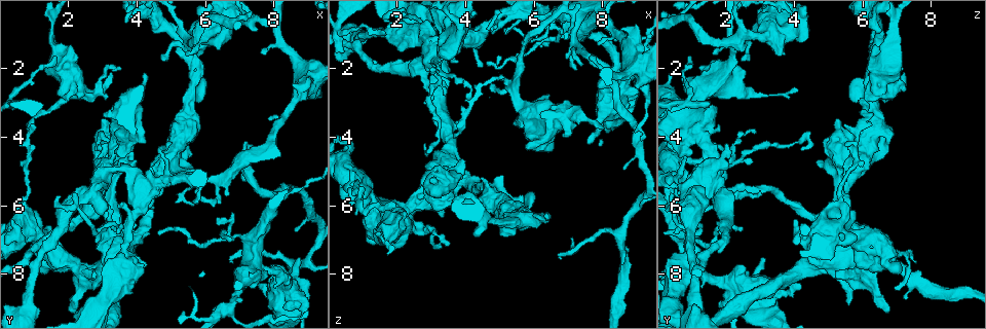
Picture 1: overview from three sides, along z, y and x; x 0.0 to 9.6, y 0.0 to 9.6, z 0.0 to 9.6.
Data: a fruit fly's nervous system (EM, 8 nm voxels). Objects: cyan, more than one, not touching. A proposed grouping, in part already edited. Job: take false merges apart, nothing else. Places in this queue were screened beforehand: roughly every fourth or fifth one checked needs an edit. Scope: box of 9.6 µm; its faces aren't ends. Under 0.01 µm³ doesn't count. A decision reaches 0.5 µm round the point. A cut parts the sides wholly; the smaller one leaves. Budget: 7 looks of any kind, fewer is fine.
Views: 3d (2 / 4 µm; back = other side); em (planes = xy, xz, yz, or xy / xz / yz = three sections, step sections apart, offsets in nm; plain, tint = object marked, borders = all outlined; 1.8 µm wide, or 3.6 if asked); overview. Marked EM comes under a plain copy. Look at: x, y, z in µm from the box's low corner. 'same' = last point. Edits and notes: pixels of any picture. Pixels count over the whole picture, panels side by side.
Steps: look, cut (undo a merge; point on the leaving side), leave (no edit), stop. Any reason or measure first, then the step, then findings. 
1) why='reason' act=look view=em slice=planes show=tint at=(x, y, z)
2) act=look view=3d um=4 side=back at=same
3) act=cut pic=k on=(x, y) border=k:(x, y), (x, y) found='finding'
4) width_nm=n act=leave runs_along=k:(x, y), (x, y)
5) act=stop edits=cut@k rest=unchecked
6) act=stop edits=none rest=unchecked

why='thick turns thin' act=look view=em slice=xy step=4 show=tint at=(0.75, 5.65, 5.30)

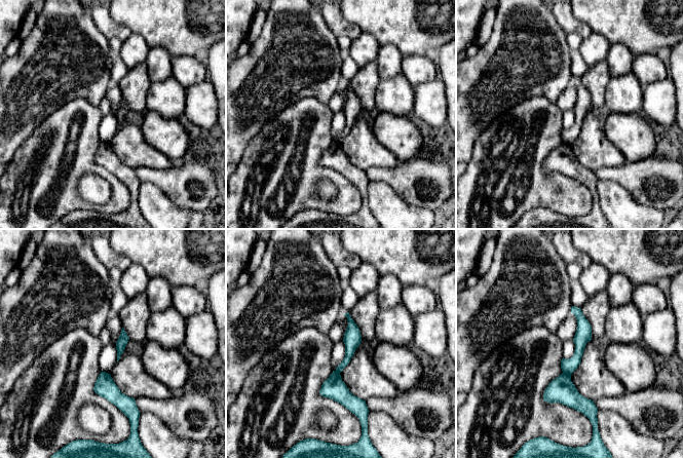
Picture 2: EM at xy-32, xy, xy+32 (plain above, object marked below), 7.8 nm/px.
act=look view=em slice=planes show=tint at=same

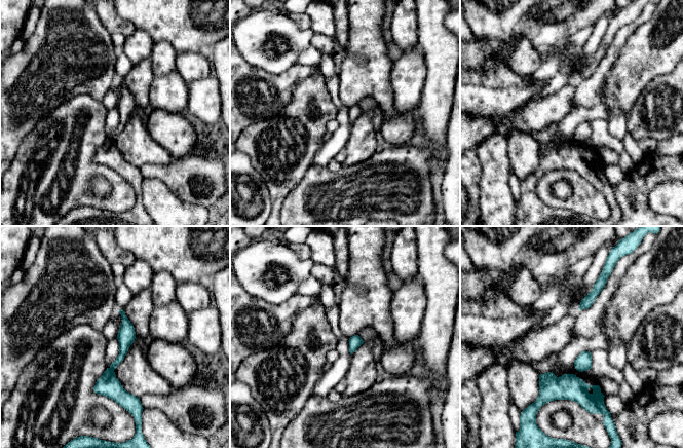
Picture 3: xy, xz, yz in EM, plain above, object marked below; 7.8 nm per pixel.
act=cut pic=3 on=(125, 341) border=3:(108, 368), (113, 370) found='a second cell is stuck on'

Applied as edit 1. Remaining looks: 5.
act=look view=overview

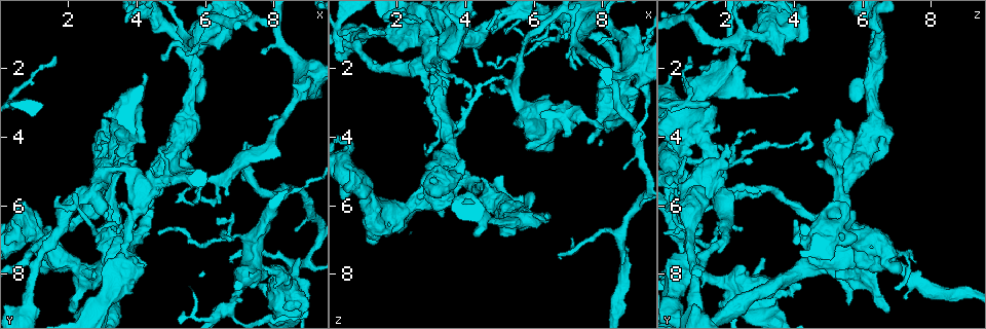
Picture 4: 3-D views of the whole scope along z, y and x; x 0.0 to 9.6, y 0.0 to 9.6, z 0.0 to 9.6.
why='touches itself' act=look view=3d um=4 side=back at=(3.50, 4.05, 5.30)

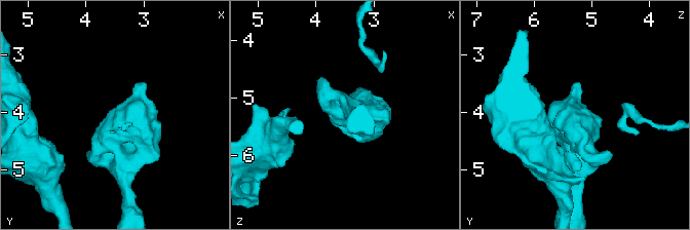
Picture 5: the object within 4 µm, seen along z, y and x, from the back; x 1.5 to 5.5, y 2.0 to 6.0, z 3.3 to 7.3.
why='shape alone is not enough' act=look view=em slice=xz step=4 show=tint at=(3.45, 4.10, 5.30)

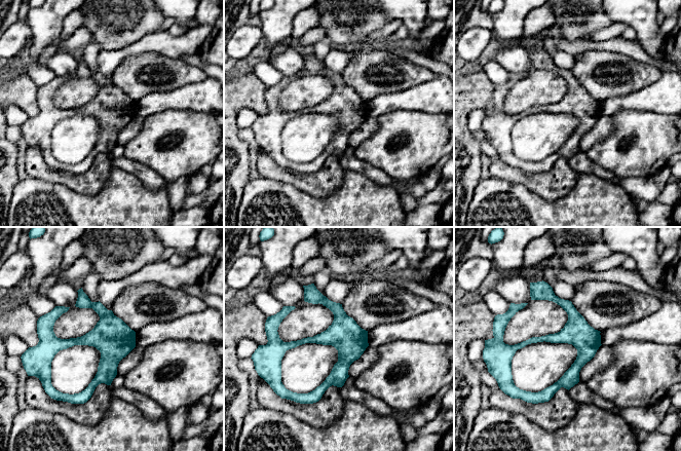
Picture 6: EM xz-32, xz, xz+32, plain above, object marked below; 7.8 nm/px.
act=look view=em slice=planes show=tint at=same

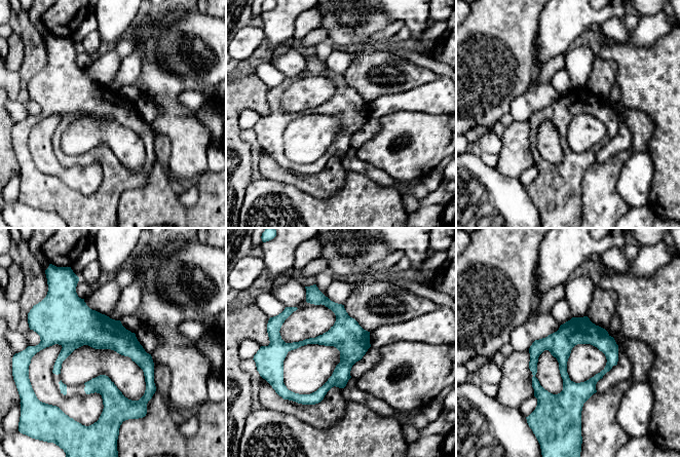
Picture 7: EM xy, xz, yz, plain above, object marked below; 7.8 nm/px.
act=leave runs_along=7:(49, 338), (113, 335), (147, 365), (152, 388) found='continuous, no second cell'

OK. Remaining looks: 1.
why='sudden change in width' act=look view=em slice=xz step=4 show=tint at=(4.90, 5.20, 0.65)

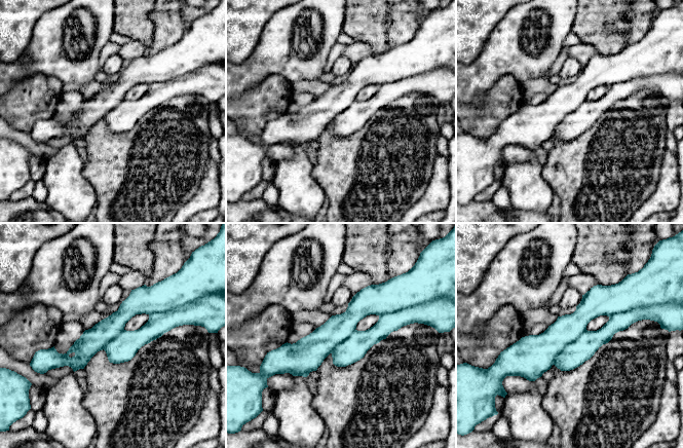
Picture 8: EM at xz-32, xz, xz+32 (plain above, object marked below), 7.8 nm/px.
act=cut pic=8 on=(535, 353) found='two cells meet here'

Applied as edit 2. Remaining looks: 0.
act=stop edits=cut@3,cut@8 rest=unchecked

